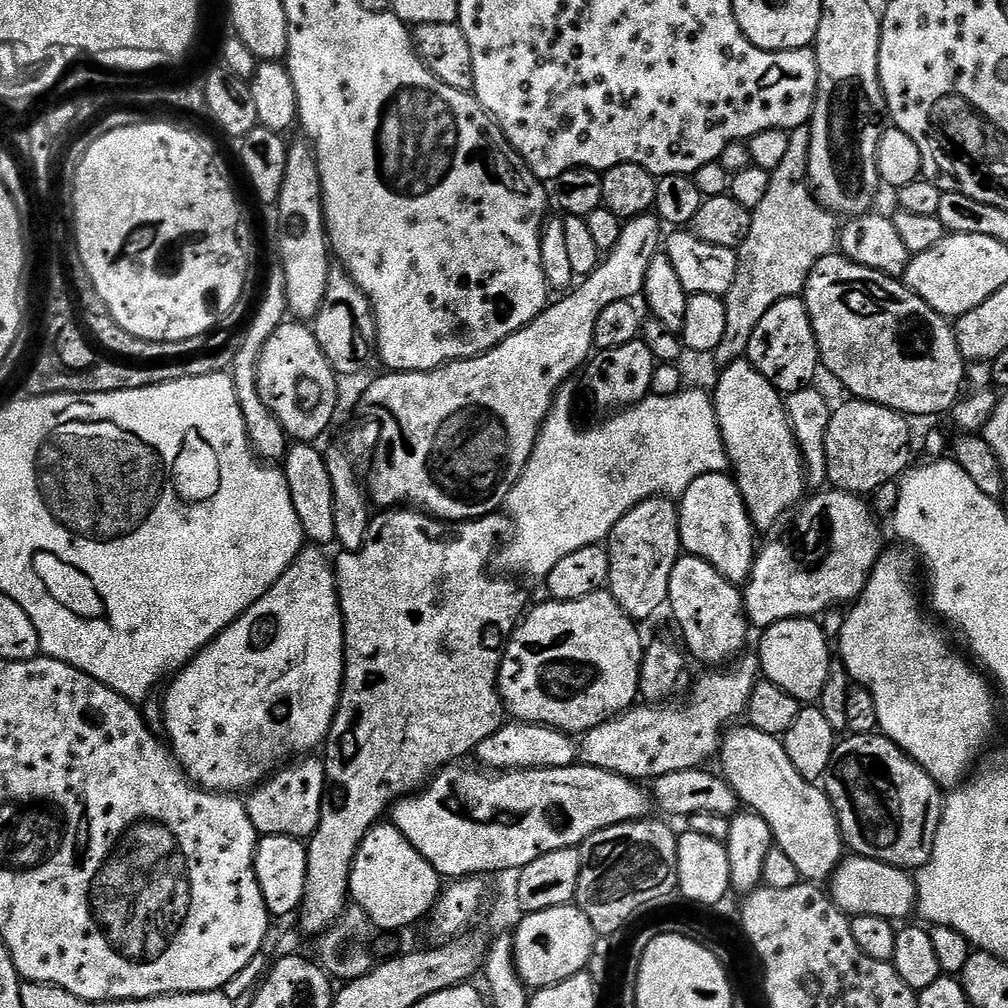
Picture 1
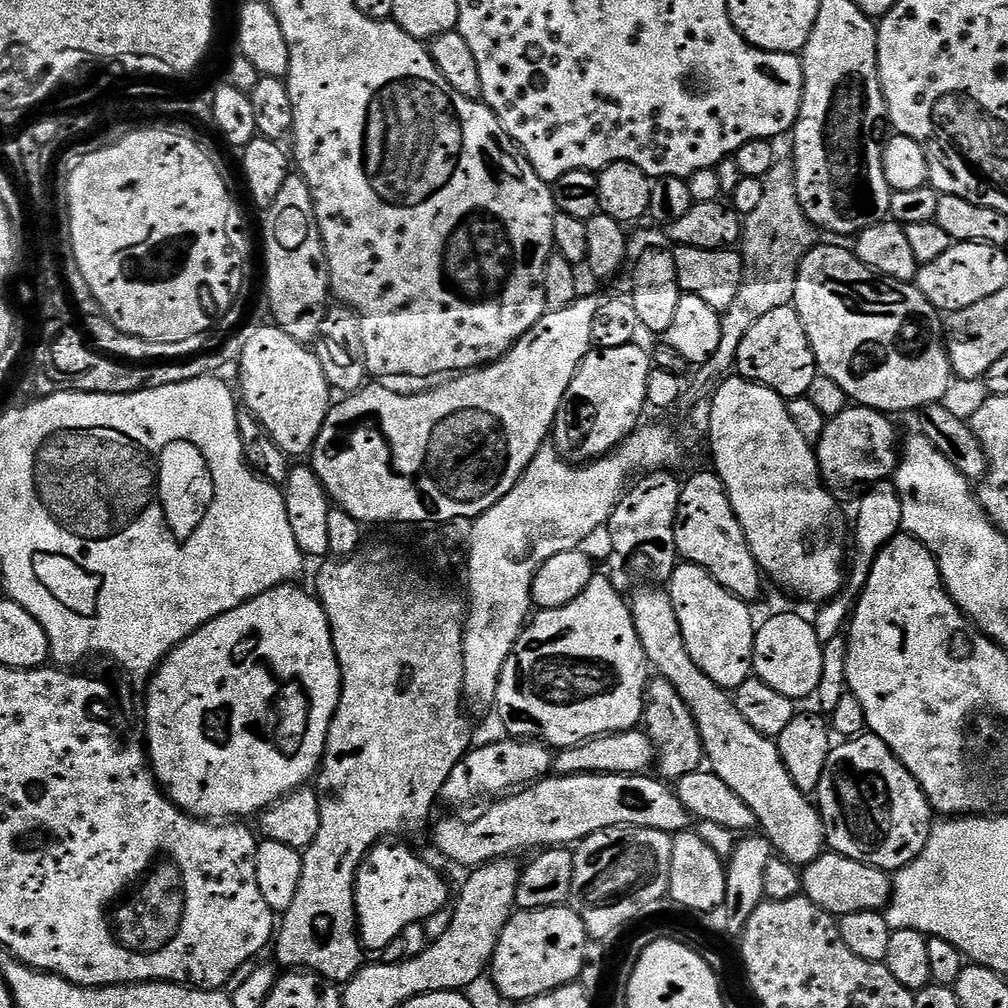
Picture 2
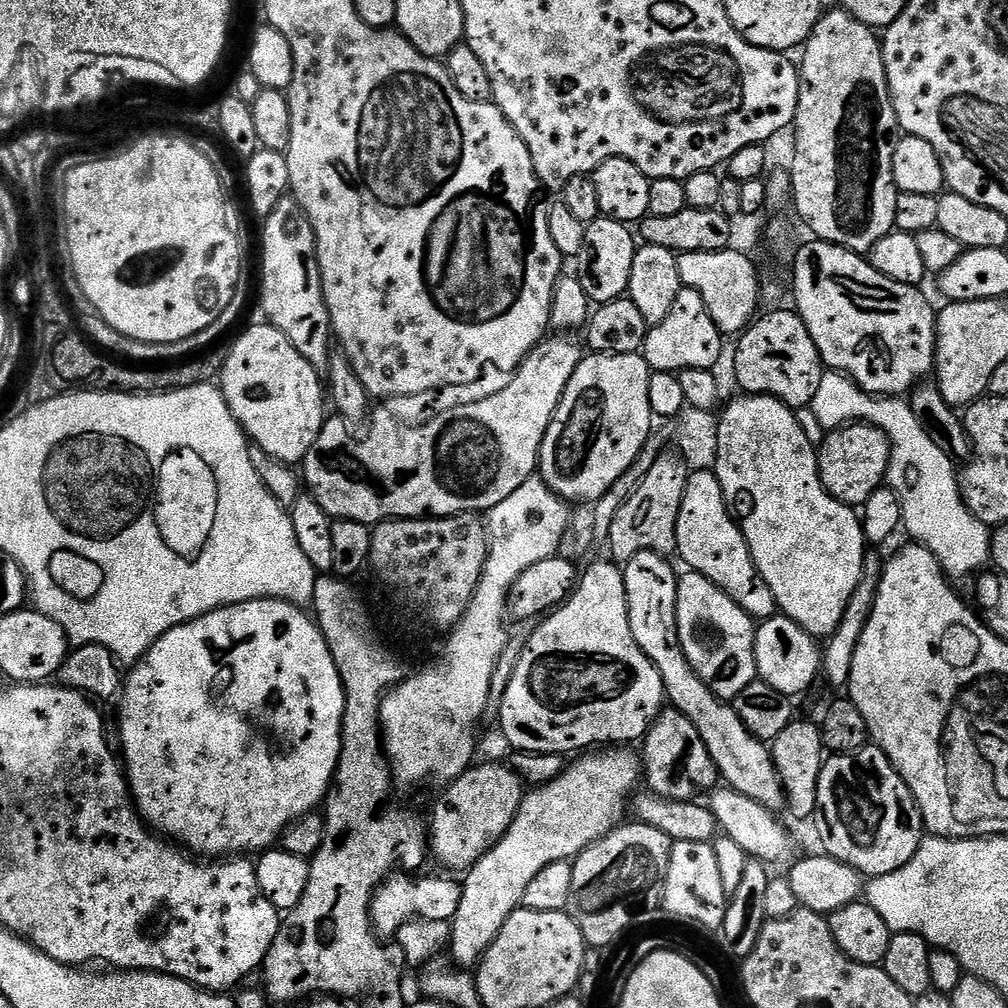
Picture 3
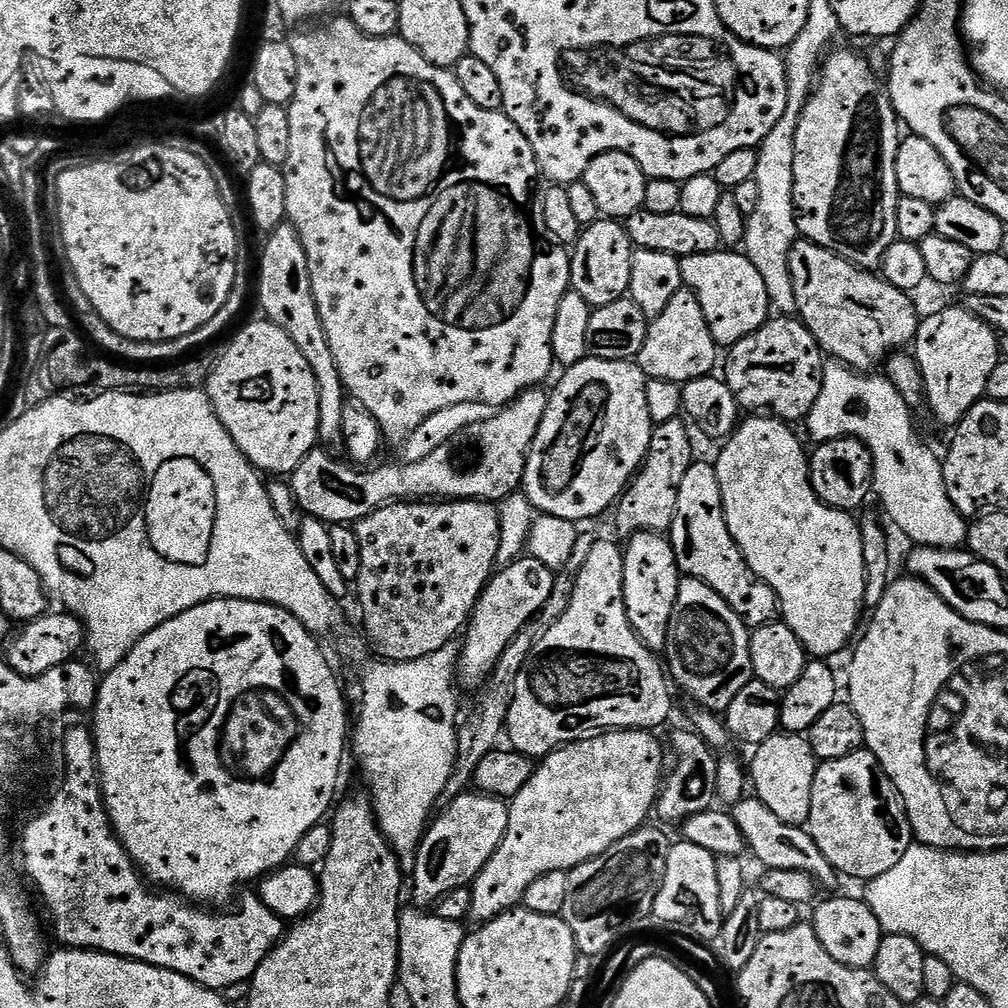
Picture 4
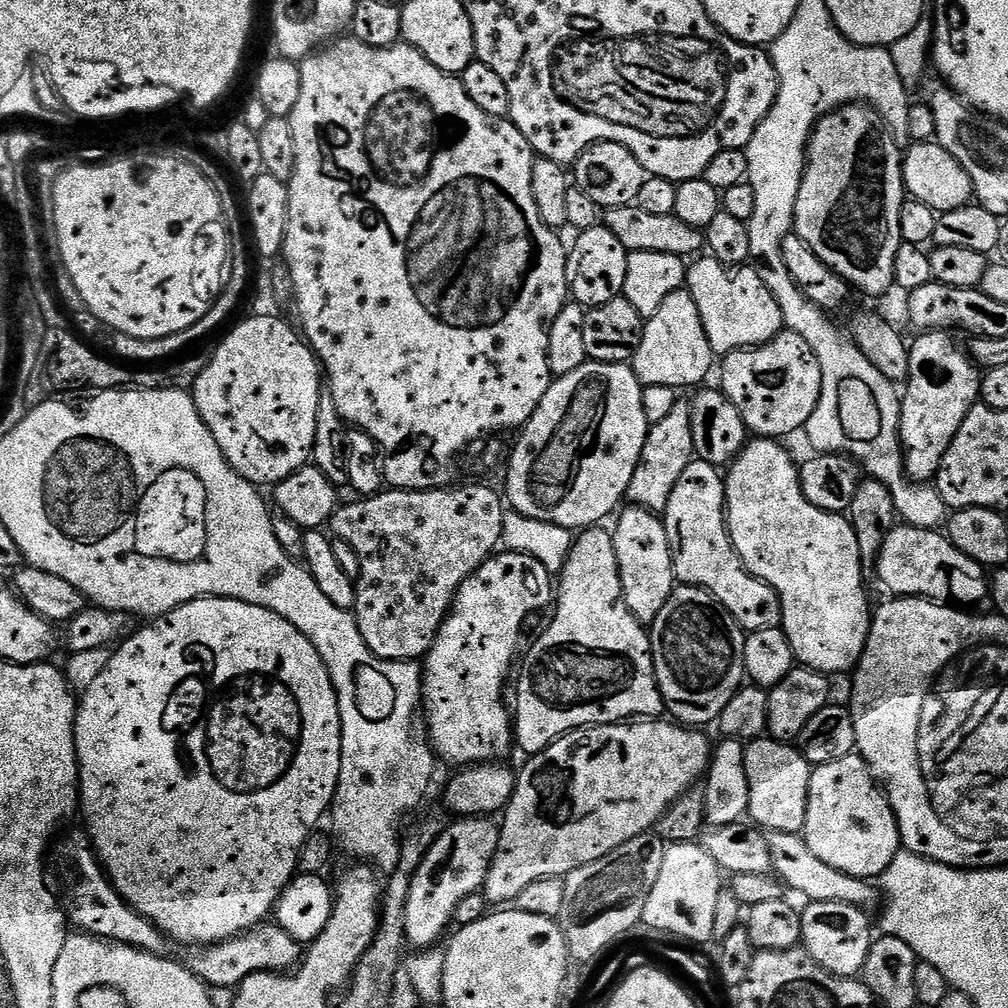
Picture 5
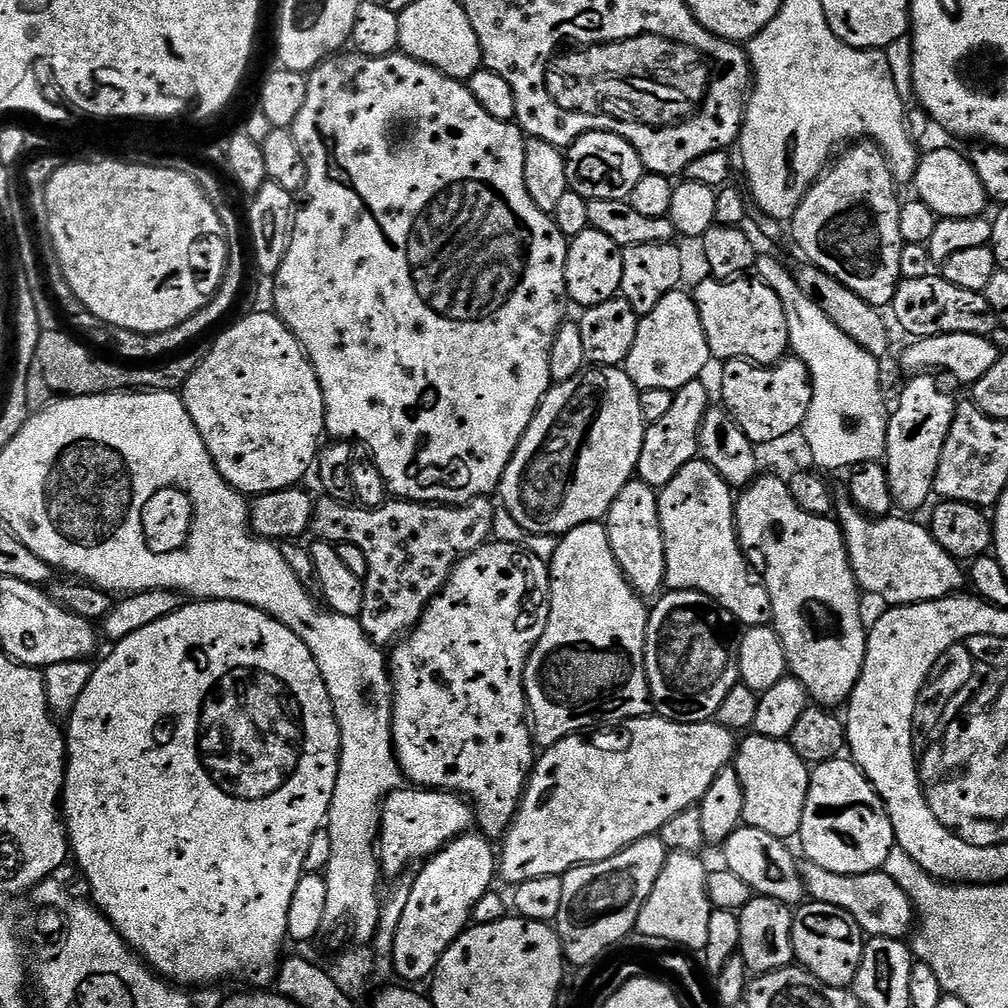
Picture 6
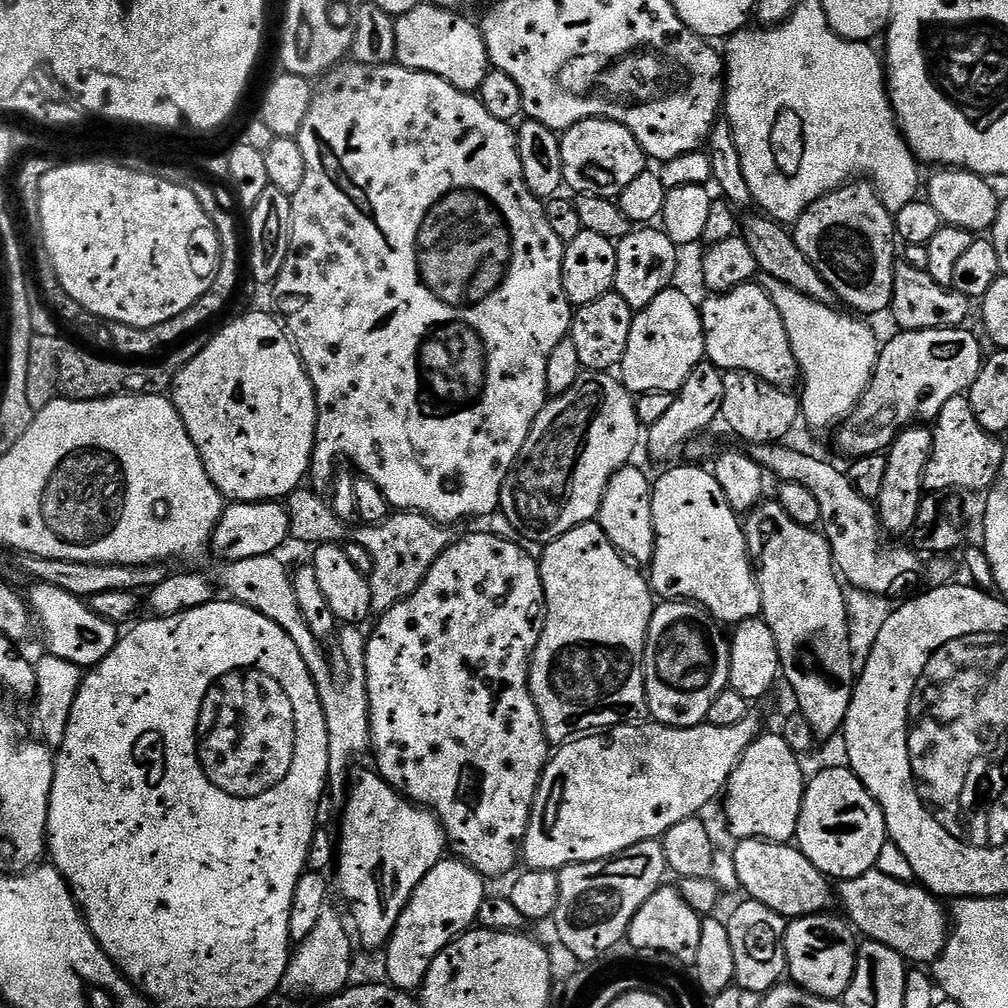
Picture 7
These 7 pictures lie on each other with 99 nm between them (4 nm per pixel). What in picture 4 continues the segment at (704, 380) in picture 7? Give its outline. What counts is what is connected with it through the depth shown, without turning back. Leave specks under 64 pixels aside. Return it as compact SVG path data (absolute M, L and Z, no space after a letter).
M680 418L653 427L648 453L640 466L640 471L633 476L632 483L624 489L624 495L614 508L616 528L621 532L621 537L633 536L635 532L664 534L671 529L682 478L686 478L686 470L690 470L694 463L692 436L688 433L687 427L689 428L689 425Z

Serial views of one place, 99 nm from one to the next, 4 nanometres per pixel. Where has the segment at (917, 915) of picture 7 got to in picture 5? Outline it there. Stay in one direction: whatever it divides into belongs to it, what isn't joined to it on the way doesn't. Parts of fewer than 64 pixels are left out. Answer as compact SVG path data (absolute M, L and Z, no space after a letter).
M768 832L768 845L772 858L772 872L783 880L789 889L801 892L805 901L846 902L855 908L872 910L878 904L878 888L875 883L859 880L856 876L842 874L842 870L834 870L834 866L826 866L822 858L818 858L808 849L803 835L799 832Z

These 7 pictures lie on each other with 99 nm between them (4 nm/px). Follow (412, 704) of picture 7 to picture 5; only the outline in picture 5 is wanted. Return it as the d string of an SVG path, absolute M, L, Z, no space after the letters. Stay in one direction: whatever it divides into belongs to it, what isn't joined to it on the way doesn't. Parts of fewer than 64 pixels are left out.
M501 551L493 554L485 564L478 569L473 576L468 576L466 582L460 587L460 592L452 604L452 609L448 612L448 617L444 619L444 625L440 627L440 632L436 635L434 646L428 651L428 655L422 660L422 675L424 678L424 690L422 693L422 724L428 727L427 743L441 761L448 764L460 764L456 766L471 766L473 764L487 764L489 762L500 762L505 759L504 755L514 748L514 720L510 715L510 708L504 705L504 683L508 680L508 671L512 668L512 659L516 656L516 647L522 641L524 623L528 621L528 616L547 609L554 600L554 576L538 562L529 556L523 556L517 552Z

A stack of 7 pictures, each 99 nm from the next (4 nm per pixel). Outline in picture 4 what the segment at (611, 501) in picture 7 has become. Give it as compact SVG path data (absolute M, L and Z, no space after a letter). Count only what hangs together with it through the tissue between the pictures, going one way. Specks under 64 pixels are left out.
M635 532L627 537L623 554L624 601L630 626L653 654L663 653L668 641L670 614L674 614L674 602L682 579L671 539L659 532Z

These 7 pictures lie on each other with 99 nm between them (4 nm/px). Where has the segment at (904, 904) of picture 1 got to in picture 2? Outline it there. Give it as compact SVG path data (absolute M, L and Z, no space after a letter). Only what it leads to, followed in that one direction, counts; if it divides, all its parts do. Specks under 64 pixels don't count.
M825 850L820 853L820 857L813 864L803 869L802 892L810 898L810 902L822 906L822 910L826 910L831 916L837 918L859 912L878 912L887 909L892 902L892 876L880 868L863 864L854 858L846 858L831 850Z

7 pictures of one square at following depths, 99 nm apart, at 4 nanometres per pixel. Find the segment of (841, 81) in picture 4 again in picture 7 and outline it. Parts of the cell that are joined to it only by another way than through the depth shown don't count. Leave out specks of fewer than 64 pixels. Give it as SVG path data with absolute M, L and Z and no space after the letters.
M849 182L818 198L794 224L794 235L802 254L836 291L837 301L845 300L857 313L891 309L898 263L896 222L871 183Z

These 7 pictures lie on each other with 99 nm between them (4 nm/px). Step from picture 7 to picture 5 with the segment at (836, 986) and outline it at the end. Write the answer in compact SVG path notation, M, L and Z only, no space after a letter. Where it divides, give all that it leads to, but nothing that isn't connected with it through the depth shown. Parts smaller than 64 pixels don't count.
M846 902L809 903L807 907L800 918L800 938L810 958L835 976L859 977L874 939L874 924L868 921L869 913Z

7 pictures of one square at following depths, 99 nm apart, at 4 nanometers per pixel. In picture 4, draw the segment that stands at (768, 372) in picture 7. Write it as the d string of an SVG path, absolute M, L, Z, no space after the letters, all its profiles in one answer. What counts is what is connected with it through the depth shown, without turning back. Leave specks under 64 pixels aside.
M721 250L710 254L694 254L685 256L680 261L684 287L692 289L702 306L702 314L706 314L706 326L710 326L710 334L718 346L731 346L742 342L754 330L758 330L770 318L770 301L766 294L766 282L762 282L762 274L754 267L747 256L736 250Z

